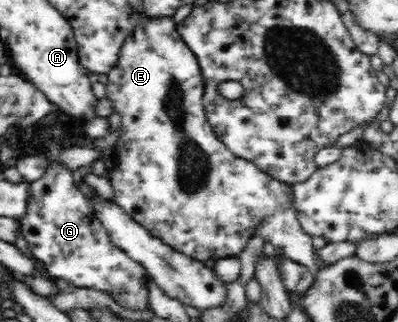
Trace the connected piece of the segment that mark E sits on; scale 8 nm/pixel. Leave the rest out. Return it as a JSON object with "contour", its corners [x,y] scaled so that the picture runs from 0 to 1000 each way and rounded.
{"contour":[[[354,53],[334,102],[317,118],[307,137],[307,152],[296,168],[296,193],[269,227],[266,301],[284,329],[284,351],[304,357],[302,404],[304,422],[286,450],[296,484],[296,503],[281,525],[269,528],[266,540],[276,553],[276,568],[286,596],[286,624],[314,649],[314,658],[329,677],[362,702],[389,739],[402,739],[415,758],[432,764],[445,783],[460,786],[475,801],[500,811],[518,811],[523,801],[570,801],[570,795],[595,795],[636,739],[636,727],[648,727],[663,752],[686,758],[714,783],[714,795],[731,807],[771,826],[781,845],[791,848],[817,829],[809,820],[809,801],[799,798],[799,780],[786,764],[779,727],[771,727],[756,705],[746,677],[744,652],[736,640],[736,609],[731,602],[731,575],[711,568],[698,556],[686,556],[681,543],[661,534],[641,506],[618,491],[590,484],[580,466],[555,441],[543,419],[535,394],[520,370],[510,323],[510,233],[500,211],[500,189],[490,165],[480,161],[475,140],[455,118],[445,93],[445,71],[432,53],[399,53],[389,62],[374,62],[369,53]]]}

